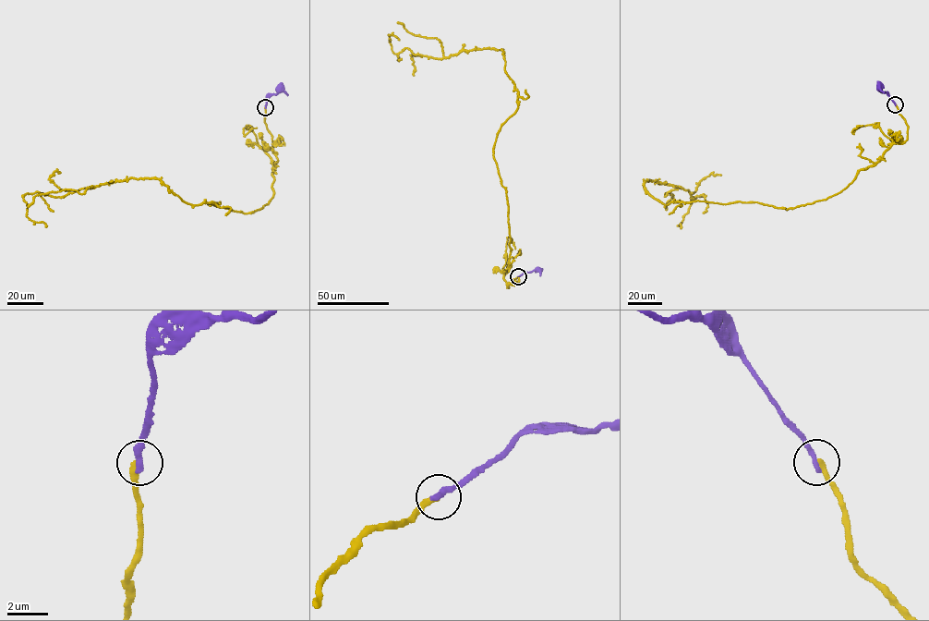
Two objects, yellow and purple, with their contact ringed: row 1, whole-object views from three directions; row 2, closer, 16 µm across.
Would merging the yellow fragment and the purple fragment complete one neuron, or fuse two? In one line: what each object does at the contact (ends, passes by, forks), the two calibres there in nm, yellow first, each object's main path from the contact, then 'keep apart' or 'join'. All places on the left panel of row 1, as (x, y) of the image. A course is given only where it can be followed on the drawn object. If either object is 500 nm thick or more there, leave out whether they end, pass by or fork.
yellow ends; purple ends; calibres 300 and 320 nm; course yellow (266, 107), (274, 181), (262, 208), (191, 204), (159, 179), (129, 178), (26, 193), (26, 215), (47, 226); course purple (266, 107), (267, 97), (277, 94), (279, 89); keep apart

